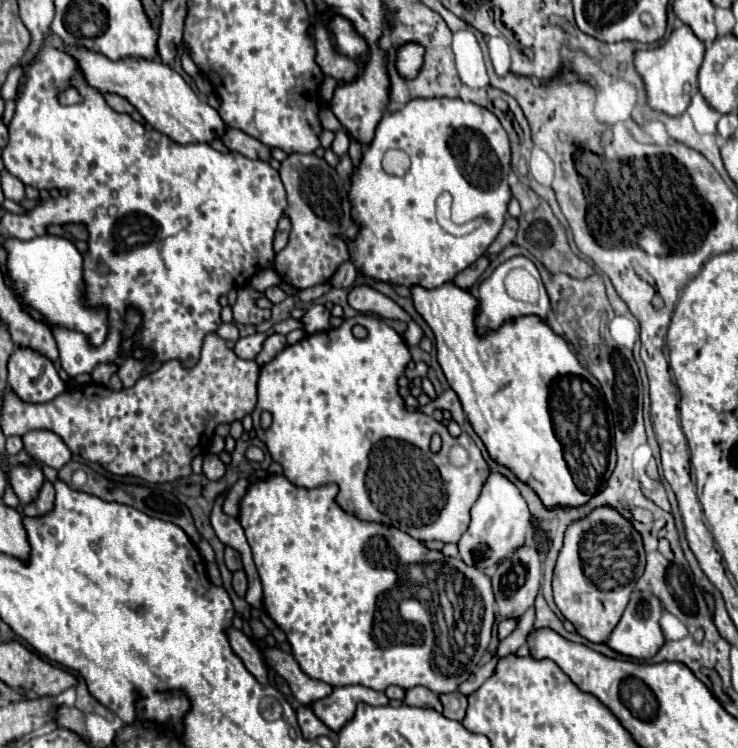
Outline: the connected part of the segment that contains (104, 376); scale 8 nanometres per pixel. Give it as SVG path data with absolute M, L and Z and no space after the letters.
M99 364L93 372L91 372L91 378L93 378L93 382L95 384L107 384L109 382L109 378L111 378L111 374L115 372L115 366L111 366L111 364Z

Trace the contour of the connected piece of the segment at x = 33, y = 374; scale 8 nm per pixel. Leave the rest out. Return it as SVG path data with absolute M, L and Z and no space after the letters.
M17 348L11 354L9 386L25 402L49 402L65 390L55 364L33 348Z

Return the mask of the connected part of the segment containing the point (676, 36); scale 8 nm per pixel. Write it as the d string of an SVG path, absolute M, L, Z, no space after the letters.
M687 24L673 30L673 34L665 44L653 50L635 52L635 68L643 76L643 82L647 88L647 100L653 110L669 116L679 116L685 112L691 96L699 90L697 70L699 70L699 64L703 62L703 52L705 52L703 42L693 34L693 30Z

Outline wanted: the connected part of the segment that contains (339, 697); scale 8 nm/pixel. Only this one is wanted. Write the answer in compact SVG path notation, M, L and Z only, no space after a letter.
M353 684L353 686L337 686L333 692L321 700L311 702L311 710L319 720L323 720L331 730L339 732L339 728L353 716L355 704L365 702L371 706L387 704L385 692L375 692L373 688Z

